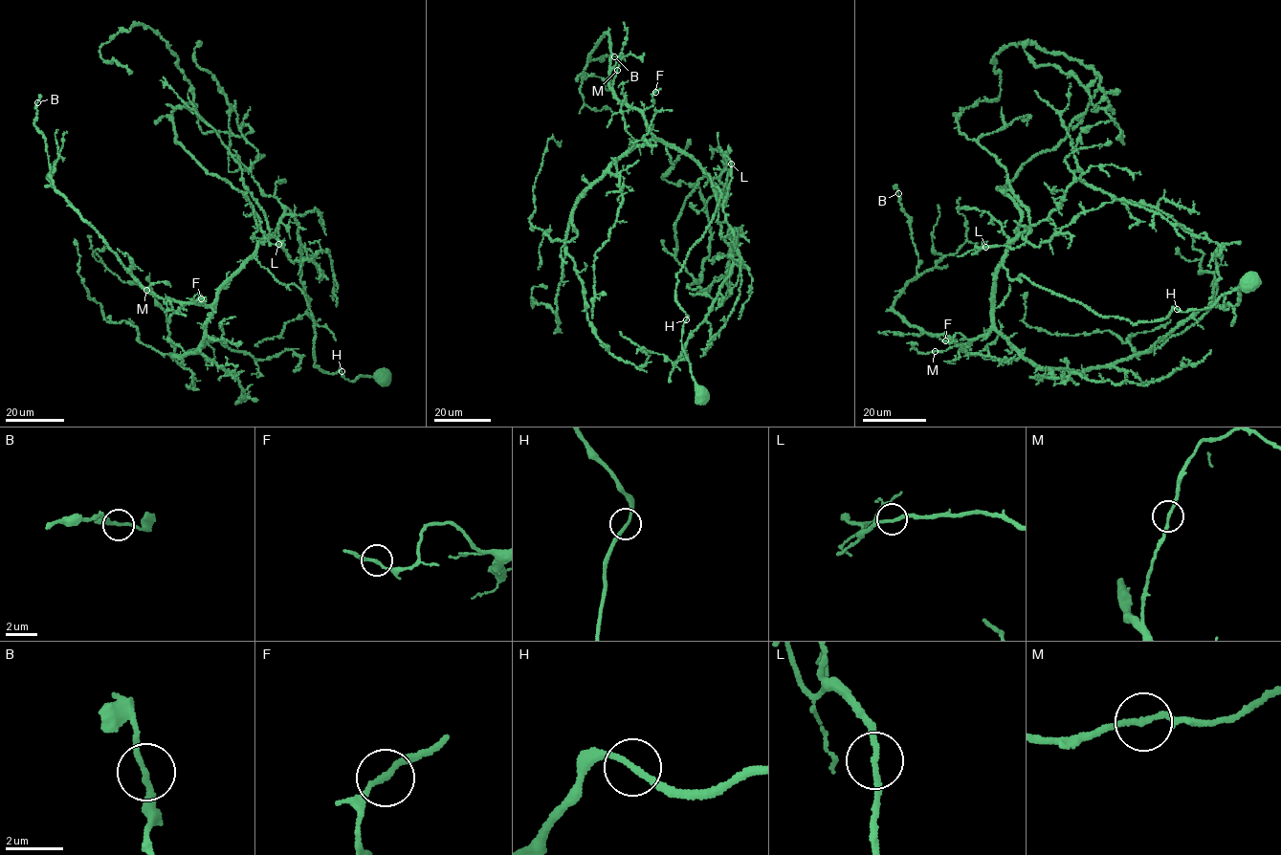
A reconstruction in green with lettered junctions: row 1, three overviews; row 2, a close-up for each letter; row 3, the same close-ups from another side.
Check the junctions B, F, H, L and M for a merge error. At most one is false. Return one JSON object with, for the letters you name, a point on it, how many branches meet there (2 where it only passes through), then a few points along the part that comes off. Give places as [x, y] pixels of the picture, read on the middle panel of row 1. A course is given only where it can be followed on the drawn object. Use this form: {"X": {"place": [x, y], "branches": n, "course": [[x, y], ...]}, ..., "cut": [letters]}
{"cut": []}

